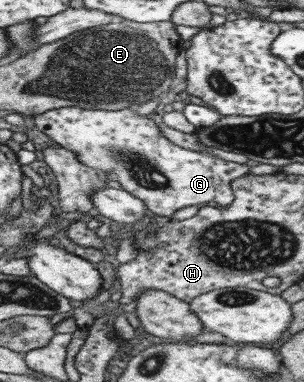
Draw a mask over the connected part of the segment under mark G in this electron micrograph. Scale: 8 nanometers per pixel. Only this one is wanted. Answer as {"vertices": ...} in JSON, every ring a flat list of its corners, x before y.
{"vertices":[[59,107,31,117,36,129,45,133,60,147,66,148,90,168,112,172,126,193,140,199,153,215,169,217,182,209,196,205,224,206,233,200,230,181,248,173,247,163,234,163,184,149,170,143,150,117,135,115,129,107,118,111]]}

